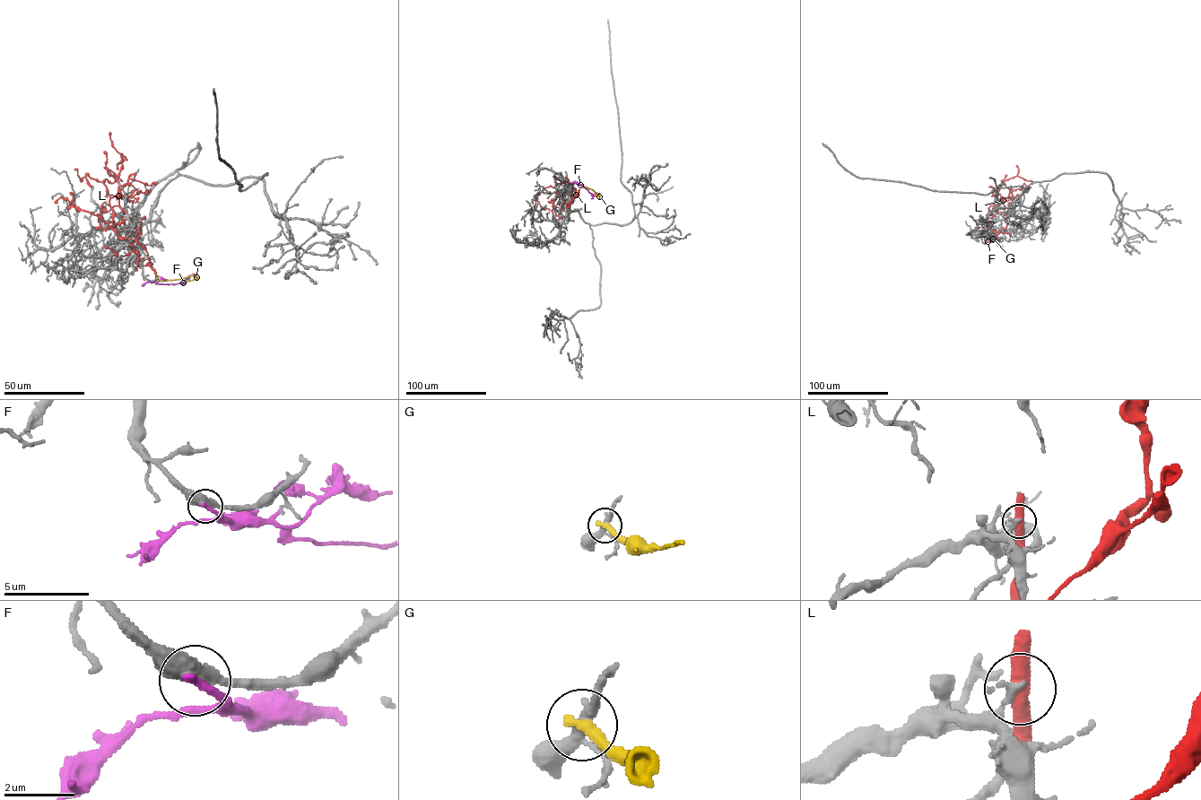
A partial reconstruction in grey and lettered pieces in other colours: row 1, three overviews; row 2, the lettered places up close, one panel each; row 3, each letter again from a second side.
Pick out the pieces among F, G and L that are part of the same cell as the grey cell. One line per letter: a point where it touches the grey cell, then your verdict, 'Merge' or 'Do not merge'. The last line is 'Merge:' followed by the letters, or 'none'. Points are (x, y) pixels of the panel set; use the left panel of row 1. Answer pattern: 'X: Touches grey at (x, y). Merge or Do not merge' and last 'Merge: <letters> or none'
F: Touches grey at (149, 281). Do not merge
G: Touches grey at (157, 278). Do not merge
L: Touches grey at (138, 260). Do not merge
Merge: none

